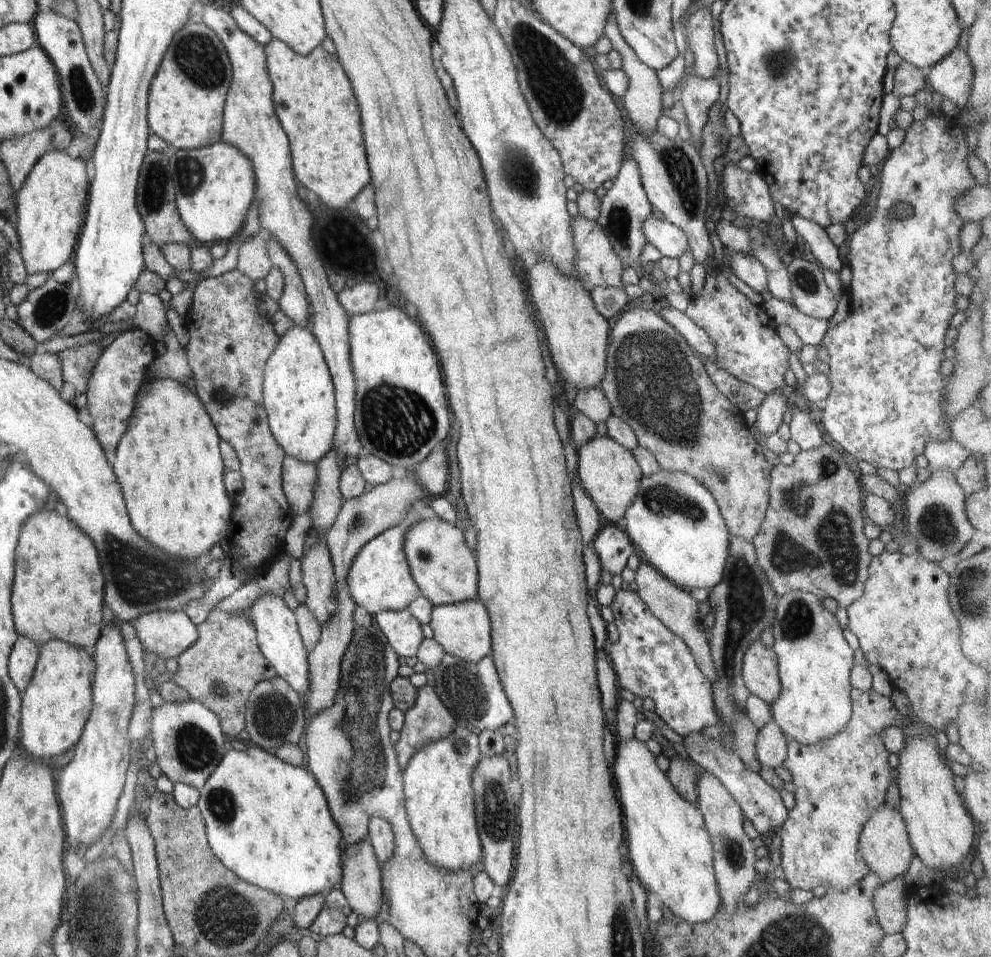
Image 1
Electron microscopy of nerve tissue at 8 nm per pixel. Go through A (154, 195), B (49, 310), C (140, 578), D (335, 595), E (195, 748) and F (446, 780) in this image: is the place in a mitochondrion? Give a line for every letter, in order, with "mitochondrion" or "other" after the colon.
A: mitochondrion
B: mitochondrion
C: mitochondrion
D: other
E: mitochondrion
F: other

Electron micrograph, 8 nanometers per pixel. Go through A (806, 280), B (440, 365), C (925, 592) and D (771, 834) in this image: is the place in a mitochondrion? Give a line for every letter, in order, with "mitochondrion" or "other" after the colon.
A: mitochondrion
B: other
C: other
D: other

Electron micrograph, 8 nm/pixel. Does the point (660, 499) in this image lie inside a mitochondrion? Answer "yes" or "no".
yes

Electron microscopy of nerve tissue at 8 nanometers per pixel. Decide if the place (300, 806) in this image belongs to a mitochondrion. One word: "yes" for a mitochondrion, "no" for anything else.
no

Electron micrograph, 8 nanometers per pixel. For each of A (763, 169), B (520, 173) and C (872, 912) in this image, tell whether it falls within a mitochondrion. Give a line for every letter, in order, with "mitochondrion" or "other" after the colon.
A: other
B: mitochondrion
C: other

